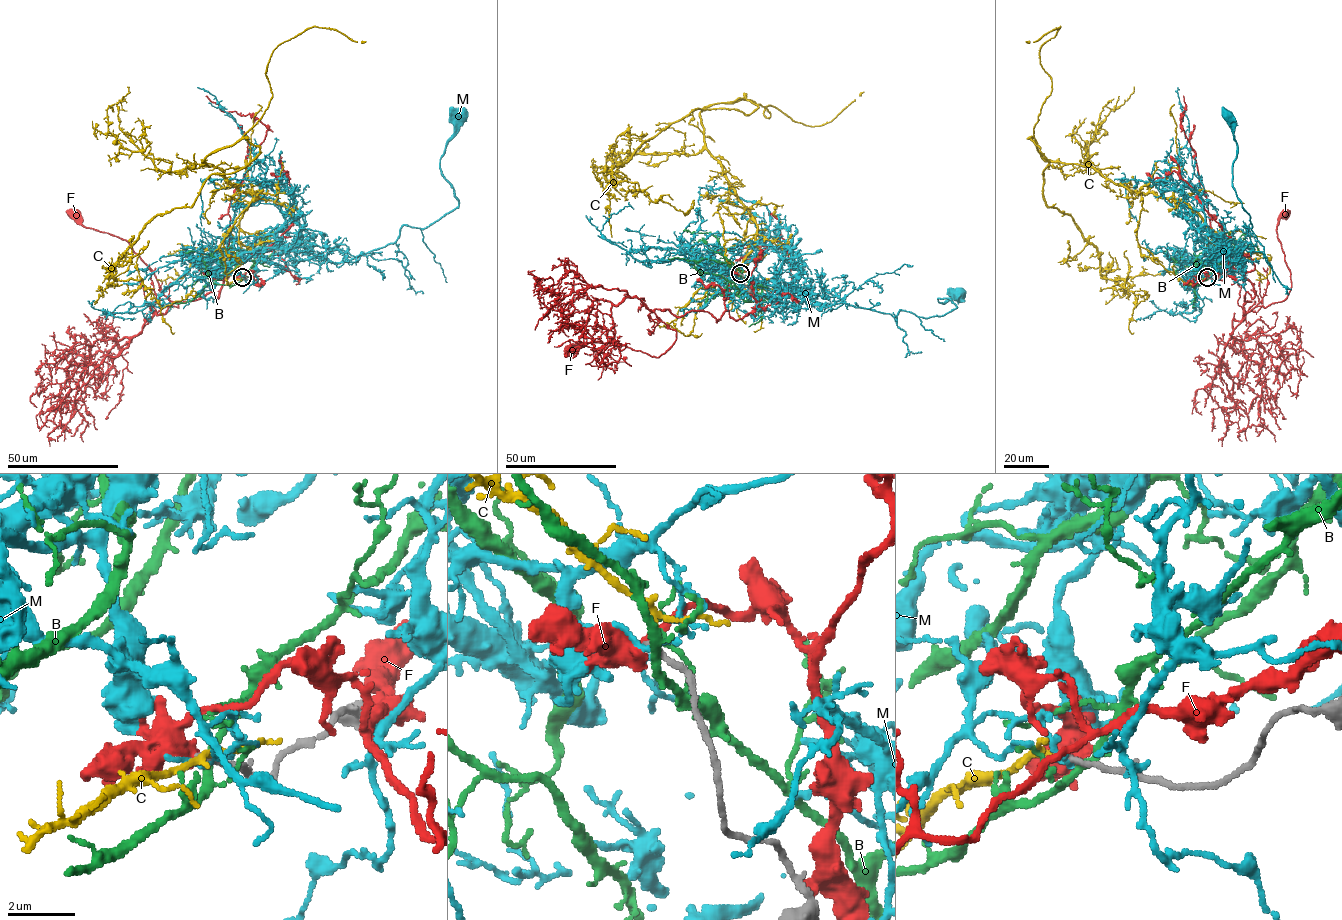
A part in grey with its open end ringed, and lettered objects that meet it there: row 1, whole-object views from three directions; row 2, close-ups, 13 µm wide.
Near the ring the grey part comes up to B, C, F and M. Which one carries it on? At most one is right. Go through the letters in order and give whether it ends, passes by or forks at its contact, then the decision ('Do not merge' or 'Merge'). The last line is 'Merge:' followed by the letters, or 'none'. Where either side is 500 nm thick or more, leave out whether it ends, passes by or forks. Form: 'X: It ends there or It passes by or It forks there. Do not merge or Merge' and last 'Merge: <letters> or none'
B: It forks there. Do not merge
C: It forks there. Merge
F: It passes by. Do not merge
M: It forks there. Do not merge
Merge: C

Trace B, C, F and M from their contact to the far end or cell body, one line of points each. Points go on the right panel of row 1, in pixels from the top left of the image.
B: (1208, 278), (1227, 258), (1224, 244), (1230, 241), (1235, 245), (1232, 251), (1213, 258), (1197, 273), (1192, 307)
C: (1206, 277), (1140, 245), (1141, 193), (1031, 137), (1045, 203), (1133, 292)
F: (1207, 277), (1248, 254), (1254, 294), (1245, 293), (1243, 314), (1283, 301), (1291, 272), (1277, 225), (1286, 215)
M: (1207, 277), (1218, 248), (1239, 263), (1250, 241), (1225, 114)

